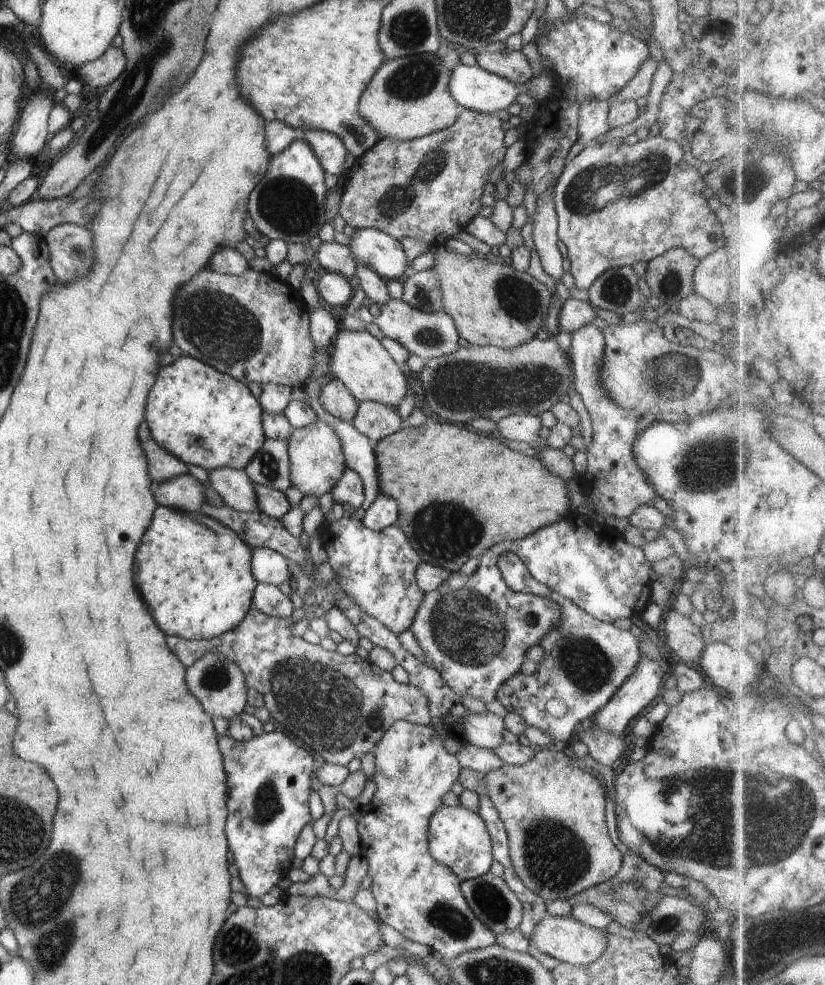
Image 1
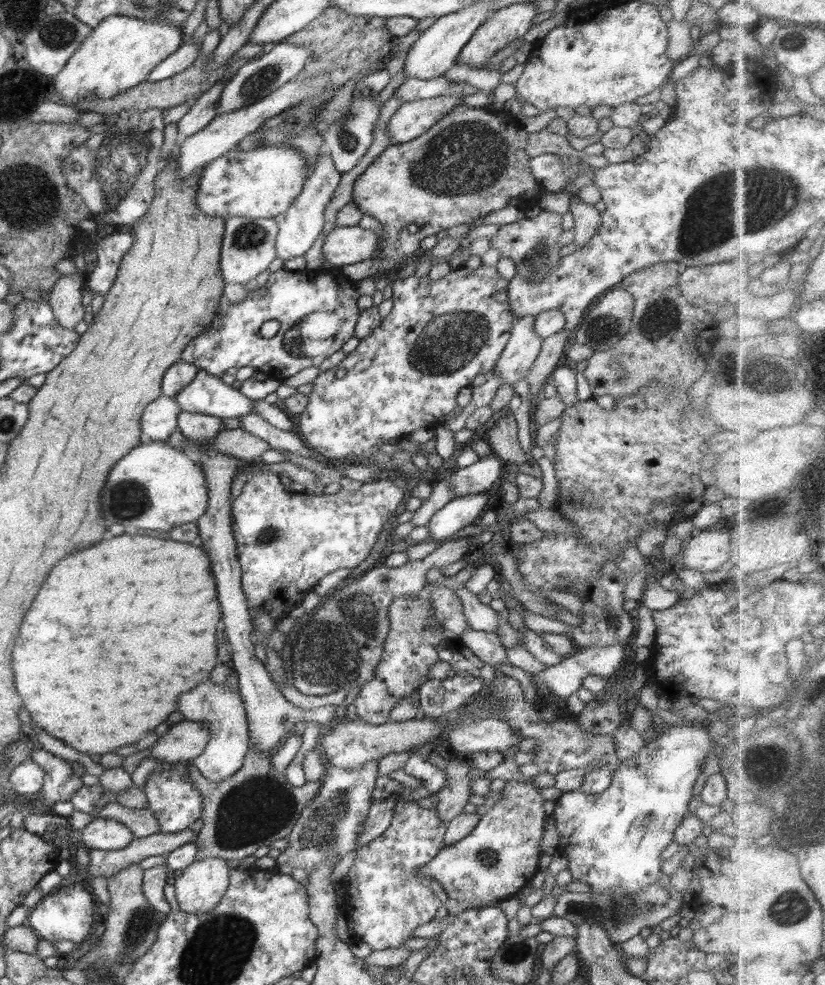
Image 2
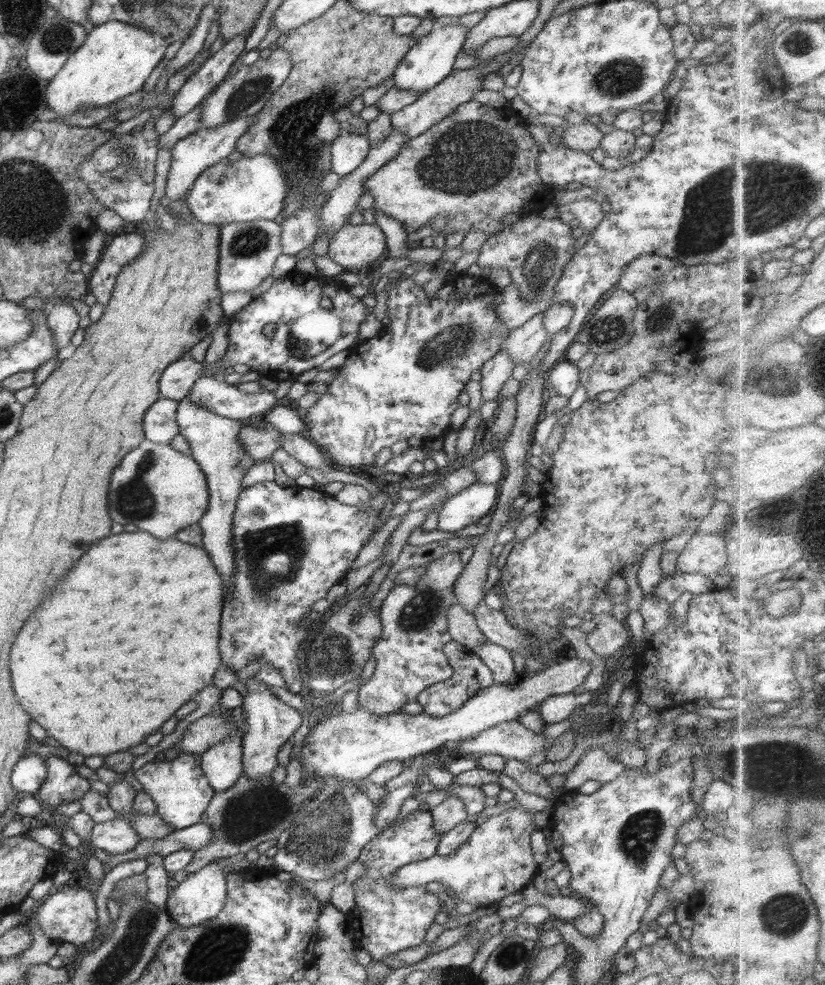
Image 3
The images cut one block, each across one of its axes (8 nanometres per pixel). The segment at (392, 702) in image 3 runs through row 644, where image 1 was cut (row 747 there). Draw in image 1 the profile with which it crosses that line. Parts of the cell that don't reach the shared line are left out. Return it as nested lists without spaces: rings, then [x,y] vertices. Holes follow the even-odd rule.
[[[410,721],[392,724],[372,752],[376,766],[373,781],[377,787],[369,805],[360,808],[357,830],[361,836],[359,855],[368,860],[367,874],[372,878],[369,890],[376,900],[380,920],[408,940],[429,946],[446,961],[496,943],[495,934],[472,912],[460,888],[461,880],[449,868],[438,863],[429,851],[428,822],[433,812],[442,806],[442,796],[459,780],[462,768],[457,756],[446,750],[434,727]]]

